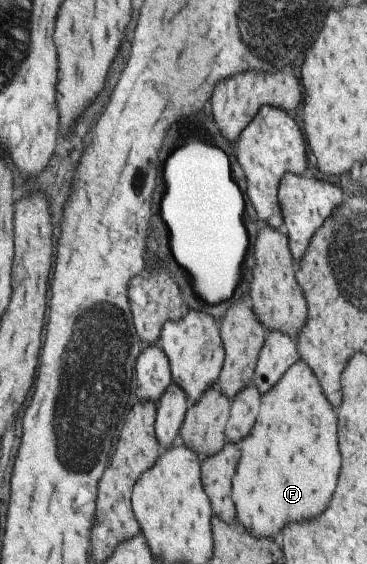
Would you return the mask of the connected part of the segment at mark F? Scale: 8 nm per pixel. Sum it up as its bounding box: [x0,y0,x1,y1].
[231,362,340,539]

